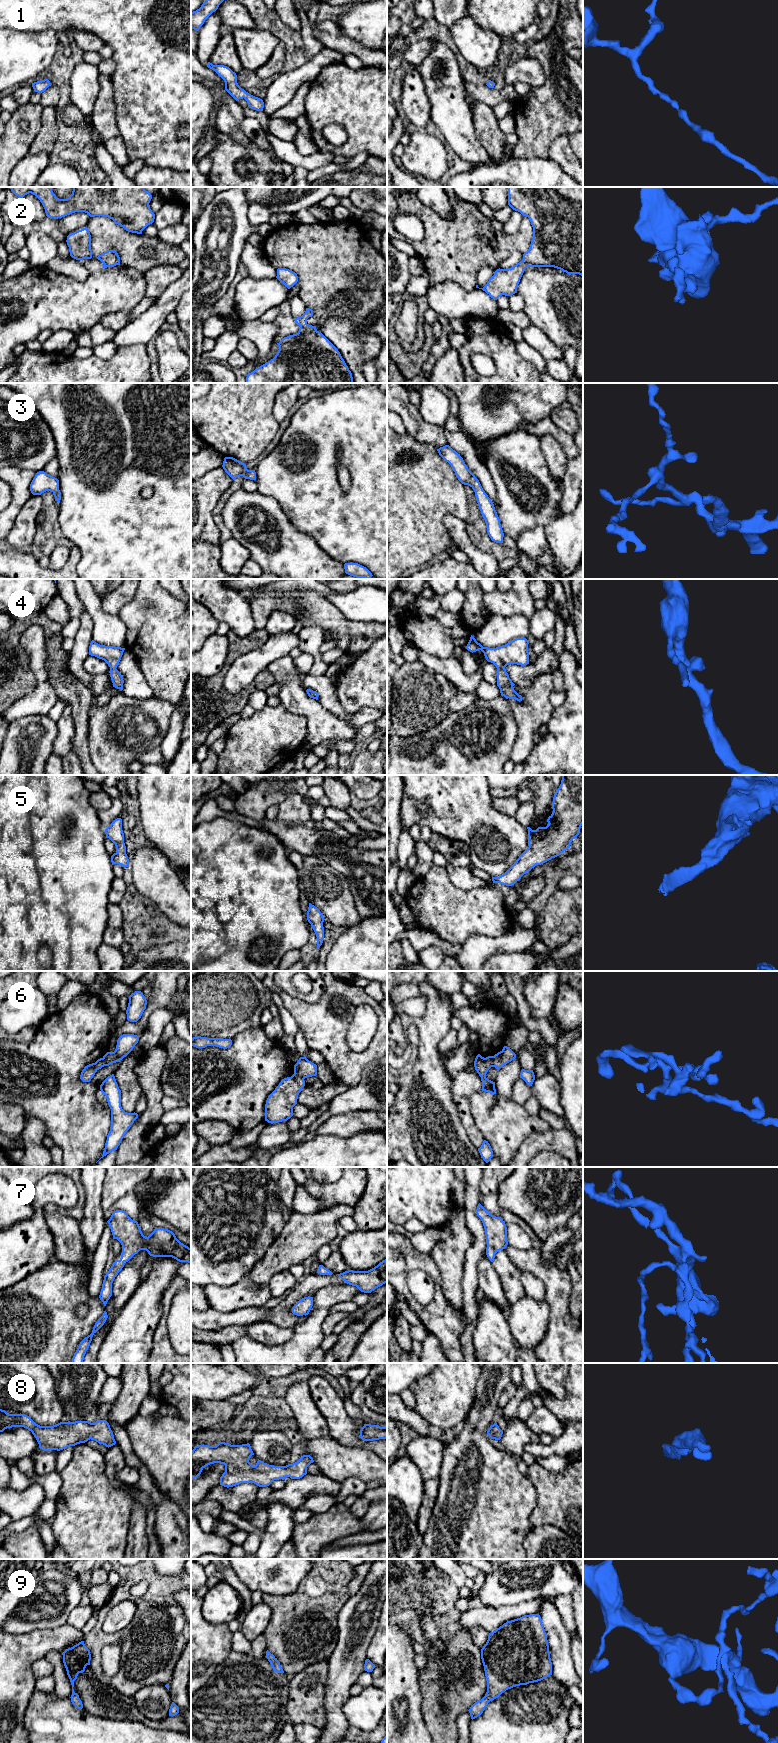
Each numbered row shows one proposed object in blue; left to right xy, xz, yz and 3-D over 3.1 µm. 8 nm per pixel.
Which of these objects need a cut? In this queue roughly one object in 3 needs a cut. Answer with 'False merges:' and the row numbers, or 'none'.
False merges: 6

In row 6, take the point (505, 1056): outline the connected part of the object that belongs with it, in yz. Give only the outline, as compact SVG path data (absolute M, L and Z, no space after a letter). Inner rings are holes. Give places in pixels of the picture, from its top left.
M507 1046L493 1056L492 1067L499 1070L501 1067L516 1058L516 1054Z

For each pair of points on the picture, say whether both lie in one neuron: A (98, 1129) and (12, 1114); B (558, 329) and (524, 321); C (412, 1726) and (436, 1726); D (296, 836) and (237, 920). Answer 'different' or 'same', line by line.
A: different
B: different
C: different
D: different

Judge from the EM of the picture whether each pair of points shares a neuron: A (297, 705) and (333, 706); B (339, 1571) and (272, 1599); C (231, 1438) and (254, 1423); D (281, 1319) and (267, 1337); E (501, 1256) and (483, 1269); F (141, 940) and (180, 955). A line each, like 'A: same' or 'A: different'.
A: different
B: same
C: same
D: different
E: different
F: different

